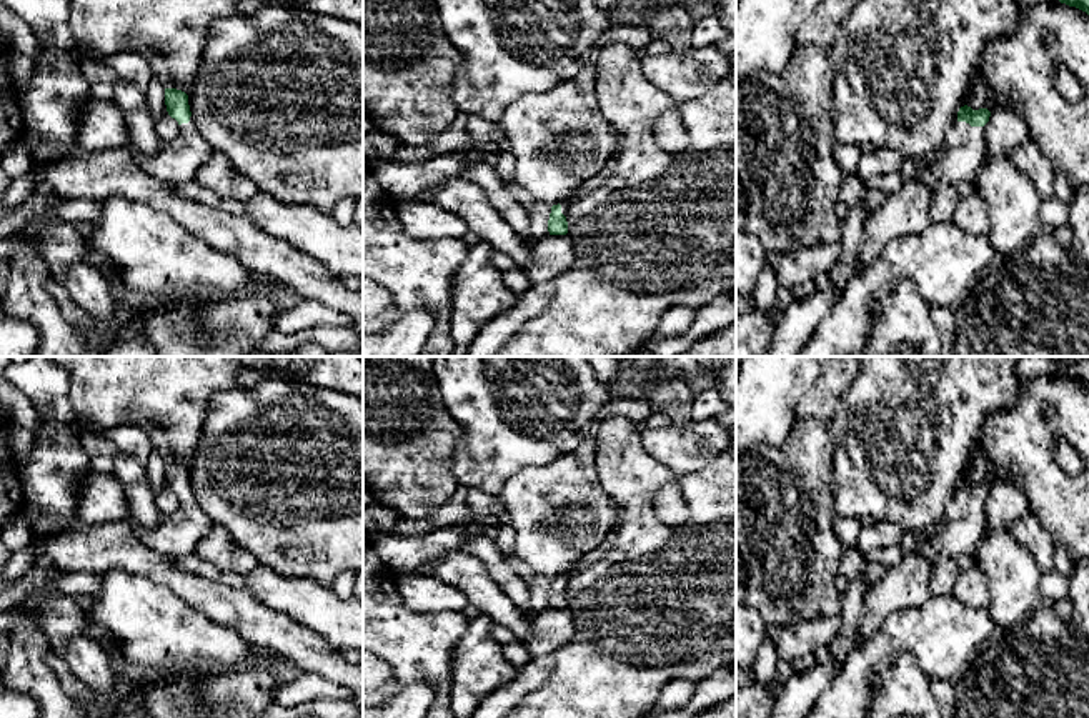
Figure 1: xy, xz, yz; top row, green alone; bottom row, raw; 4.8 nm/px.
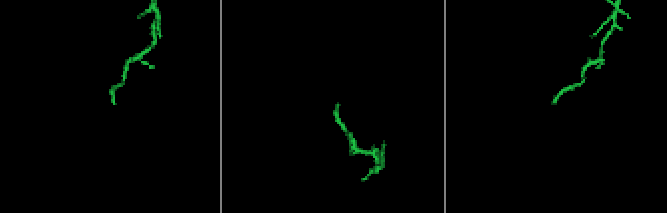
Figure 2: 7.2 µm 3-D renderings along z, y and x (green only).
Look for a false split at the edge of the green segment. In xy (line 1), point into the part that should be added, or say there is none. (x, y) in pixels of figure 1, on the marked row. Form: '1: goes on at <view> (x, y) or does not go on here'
1: goes on at xy (177, 162)

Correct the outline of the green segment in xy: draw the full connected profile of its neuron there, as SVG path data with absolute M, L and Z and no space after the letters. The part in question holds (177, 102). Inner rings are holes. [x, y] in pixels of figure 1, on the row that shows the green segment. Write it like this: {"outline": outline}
{"outline": "M165 88L165 105L172 118L178 122L178 133L172 143L162 143L155 155L143 155L132 148L137 165L150 177L168 185L195 180L201 165L206 163L211 147L190 122L188 95L177 88Z"}

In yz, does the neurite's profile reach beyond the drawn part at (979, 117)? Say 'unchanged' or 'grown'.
grown

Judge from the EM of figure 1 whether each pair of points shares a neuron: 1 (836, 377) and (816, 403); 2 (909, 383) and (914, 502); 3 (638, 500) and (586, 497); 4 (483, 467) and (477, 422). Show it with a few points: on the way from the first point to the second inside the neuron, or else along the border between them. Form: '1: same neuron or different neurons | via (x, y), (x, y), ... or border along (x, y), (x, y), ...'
1: same neuron | via (831, 383), (823, 397)
2: same neuron | via (909, 413), (909, 472)
3: different neurons | border along (595, 462), (606, 500), (616, 510), (606, 537)
4: same neuron | via (483, 455), (483, 433)

